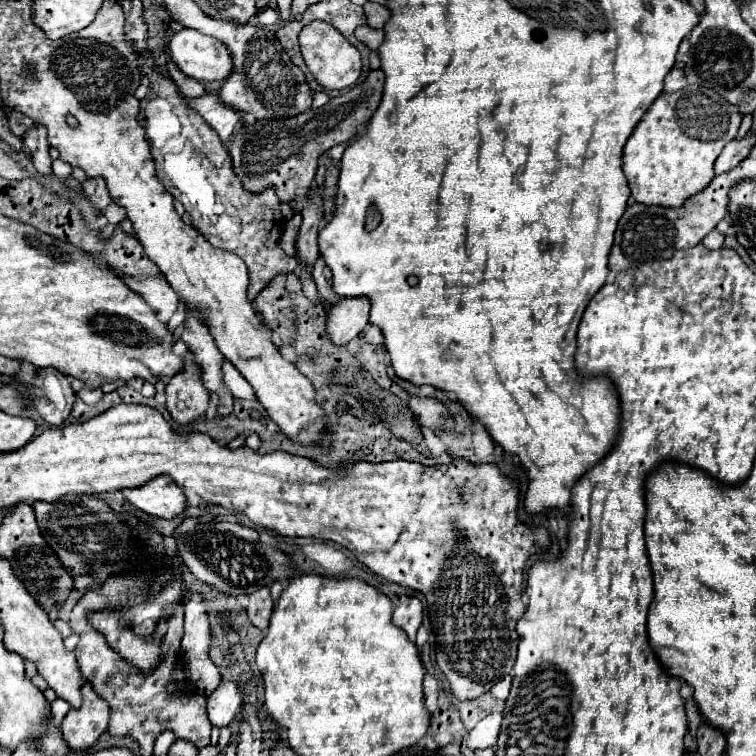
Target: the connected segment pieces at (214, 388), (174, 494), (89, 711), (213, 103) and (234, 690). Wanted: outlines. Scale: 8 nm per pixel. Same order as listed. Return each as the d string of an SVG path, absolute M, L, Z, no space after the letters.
M189 312L189 318L183 324L181 340L187 344L189 350L195 354L195 362L201 366L203 372L203 382L211 392L219 394L219 408L217 414L225 416L233 410L233 396L223 384L221 376L221 364L223 364L223 354L215 346L207 326L201 322L199 316Z
M167 476L153 478L139 488L127 488L121 492L131 500L133 506L157 518L177 518L185 512L187 506L185 492Z
M91 682L81 686L83 702L79 708L71 708L61 722L61 732L71 750L85 750L97 742L109 724L109 706L91 690Z
M207 92L205 96L201 96L197 100L185 100L185 102L191 110L195 110L197 114L203 116L203 120L219 134L221 142L227 142L233 136L239 116L229 106L223 106L223 102L219 102L217 94Z
M221 682L219 688L207 698L207 714L211 724L227 726L245 702L245 688L239 682Z

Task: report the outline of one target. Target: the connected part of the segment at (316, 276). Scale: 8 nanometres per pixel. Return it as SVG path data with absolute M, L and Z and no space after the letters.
M321 258L313 266L313 280L315 280L317 290L319 290L319 294L321 294L321 298L325 302L331 304L331 302L339 302L341 300L339 294L335 294L335 290L331 290L331 270L327 268L327 264Z

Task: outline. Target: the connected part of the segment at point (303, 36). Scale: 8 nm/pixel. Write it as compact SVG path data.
M323 20L309 22L299 34L299 46L301 46L301 54L303 54L303 60L309 68L309 72L327 90L349 88L361 76L363 62L361 62L359 50L339 30L335 30L329 22L323 22Z

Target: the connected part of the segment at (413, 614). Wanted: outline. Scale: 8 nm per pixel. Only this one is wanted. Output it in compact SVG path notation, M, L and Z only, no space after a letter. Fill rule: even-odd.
M415 596L403 598L401 604L393 610L393 624L403 628L409 640L415 640L415 632L421 626L421 618L423 618L423 604Z

